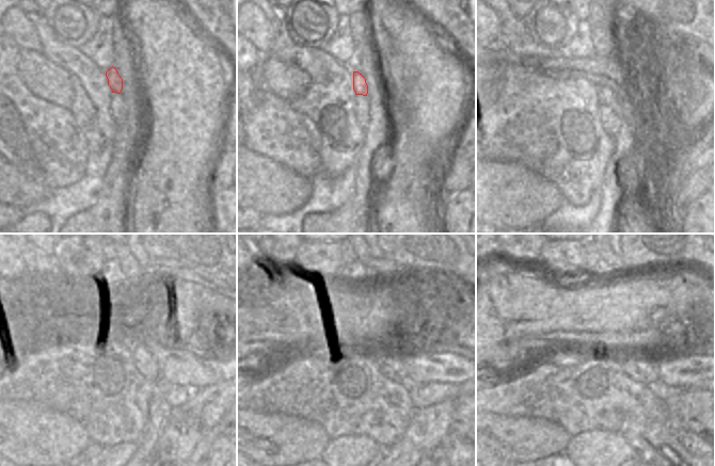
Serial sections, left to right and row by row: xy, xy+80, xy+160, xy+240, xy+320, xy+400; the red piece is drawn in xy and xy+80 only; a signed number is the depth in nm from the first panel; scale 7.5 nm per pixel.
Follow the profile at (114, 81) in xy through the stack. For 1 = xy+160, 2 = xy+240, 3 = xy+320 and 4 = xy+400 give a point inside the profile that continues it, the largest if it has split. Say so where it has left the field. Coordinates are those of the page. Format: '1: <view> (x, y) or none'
1: xy+160 (658, 130)
2: xy+240 (179, 366)
3: xy+320 (424, 366)
4: xy+400 (686, 370)

